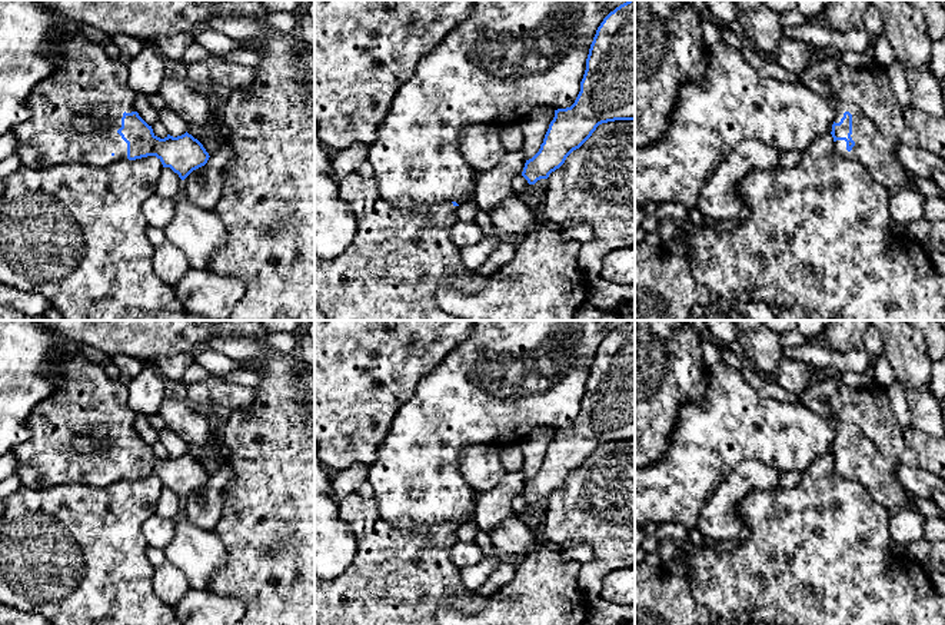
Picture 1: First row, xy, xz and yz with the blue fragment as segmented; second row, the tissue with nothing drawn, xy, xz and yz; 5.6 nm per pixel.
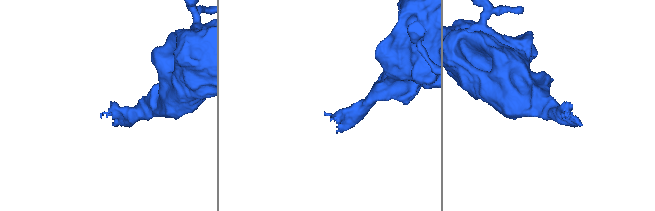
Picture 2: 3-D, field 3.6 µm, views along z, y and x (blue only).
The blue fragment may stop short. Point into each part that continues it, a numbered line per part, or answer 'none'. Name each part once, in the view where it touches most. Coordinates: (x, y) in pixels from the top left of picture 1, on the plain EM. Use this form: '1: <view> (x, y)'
1: yz (879, 442)

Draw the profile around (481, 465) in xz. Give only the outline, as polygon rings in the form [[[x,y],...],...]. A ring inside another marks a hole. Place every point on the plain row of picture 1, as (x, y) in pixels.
[[[472,445],[460,458],[460,471],[467,483],[486,493],[499,486],[506,472],[502,468],[498,445]]]

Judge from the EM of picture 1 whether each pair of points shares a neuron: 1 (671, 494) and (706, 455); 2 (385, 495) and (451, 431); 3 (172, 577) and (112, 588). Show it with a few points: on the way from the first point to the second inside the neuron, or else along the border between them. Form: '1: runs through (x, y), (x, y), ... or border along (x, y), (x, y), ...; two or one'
1: runs through (681, 484), (696, 465); one
2: runs through (402, 478), (433, 445); one
3: border along (153, 568), (153, 591), (173, 608); two

